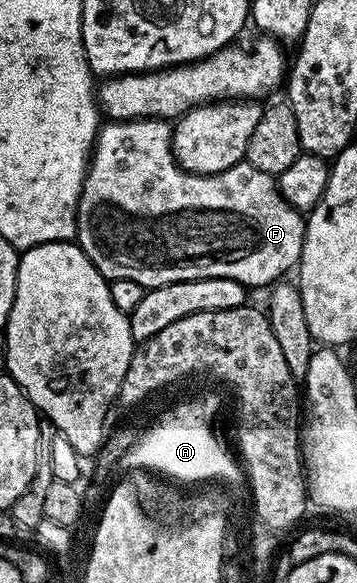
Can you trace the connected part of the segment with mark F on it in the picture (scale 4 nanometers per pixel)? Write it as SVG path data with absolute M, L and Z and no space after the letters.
M128 119L126 121L107 121L99 128L95 136L95 146L89 156L87 175L83 179L83 188L79 198L79 215L75 218L75 230L79 247L93 261L93 265L110 281L129 277L129 281L137 281L145 289L164 287L170 283L181 281L197 281L198 279L216 279L225 277L243 284L248 289L254 287L270 288L276 281L282 280L287 270L298 264L303 252L303 238L307 232L304 216L293 205L285 201L279 192L276 176L261 173L252 163L242 162L225 169L216 175L191 175L184 171L175 161L171 151L171 133L173 127L165 119Z

